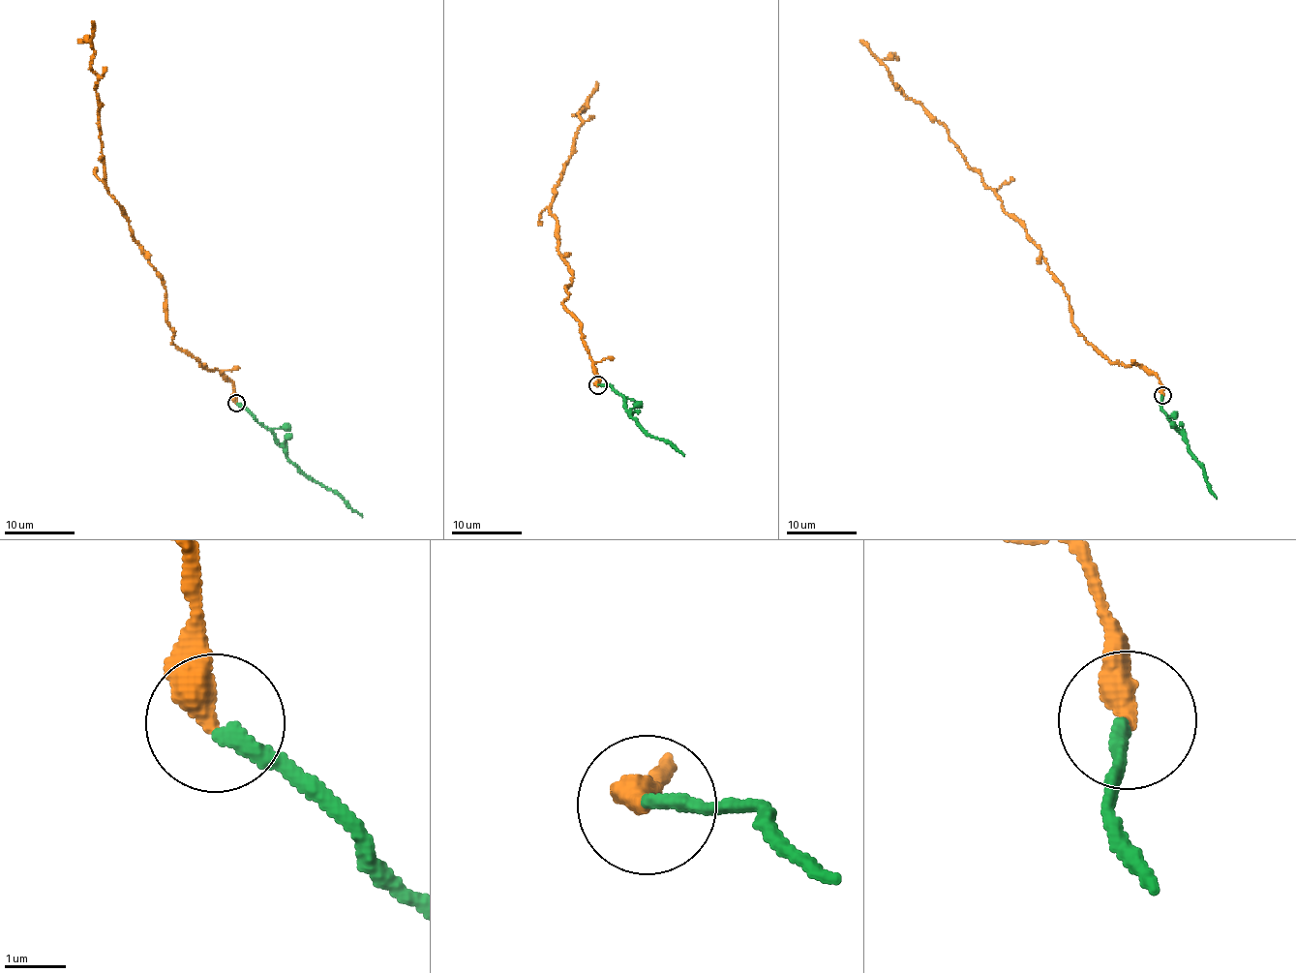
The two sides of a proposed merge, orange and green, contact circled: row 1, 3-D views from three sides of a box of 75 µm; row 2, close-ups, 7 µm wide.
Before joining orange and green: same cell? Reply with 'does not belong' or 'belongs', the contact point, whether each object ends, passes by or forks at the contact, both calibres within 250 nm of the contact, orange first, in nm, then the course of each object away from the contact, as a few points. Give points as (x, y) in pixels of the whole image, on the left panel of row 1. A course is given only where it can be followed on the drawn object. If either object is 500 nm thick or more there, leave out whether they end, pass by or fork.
belongs | (236, 403) | orange ends | green ends | 440/280 nm | orange via (237, 403), (229, 380), (173, 343), (162, 275), (133, 237), (106, 186), (98, 80), (90, 67), (92, 21) | green via (237, 403), (273, 434), (274, 440), (286, 455), (314, 481), (332, 490), (362, 517)

